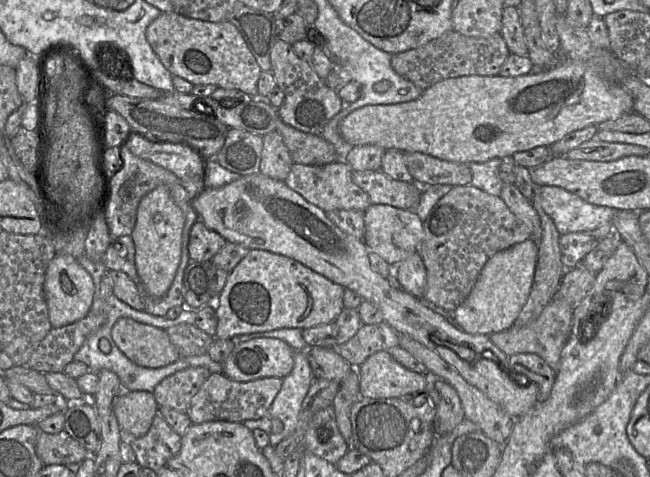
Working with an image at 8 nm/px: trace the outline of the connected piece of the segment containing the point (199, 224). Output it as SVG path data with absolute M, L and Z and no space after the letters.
M197 221L190 232L188 253L197 262L213 258L227 241L216 231L209 229L202 221Z

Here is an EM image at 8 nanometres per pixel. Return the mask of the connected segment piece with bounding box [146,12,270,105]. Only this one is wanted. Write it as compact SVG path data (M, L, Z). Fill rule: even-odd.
M161 12L147 27L146 38L173 76L179 76L194 86L212 84L218 88L237 89L252 96L254 101L270 105L268 96L258 93L262 70L239 30L228 20L208 22L174 12Z

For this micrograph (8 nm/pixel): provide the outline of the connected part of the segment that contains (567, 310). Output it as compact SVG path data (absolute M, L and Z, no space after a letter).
M555 294L535 320L522 327L511 327L508 330L493 333L489 337L508 356L534 353L543 358L556 371L559 367L562 349L571 333L572 321L573 306L557 298Z

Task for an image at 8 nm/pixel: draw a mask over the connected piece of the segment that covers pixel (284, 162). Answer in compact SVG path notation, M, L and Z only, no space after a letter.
M274 130L262 136L263 147L259 172L276 180L284 181L293 165L293 160L281 134Z

